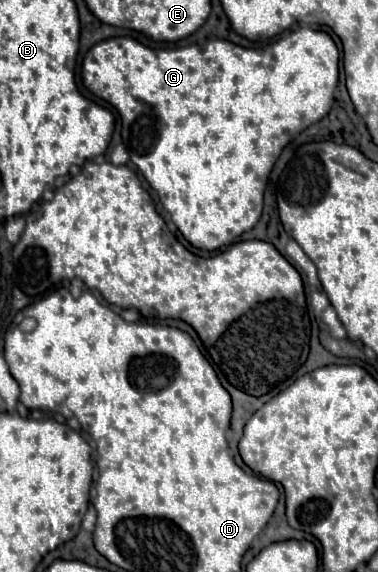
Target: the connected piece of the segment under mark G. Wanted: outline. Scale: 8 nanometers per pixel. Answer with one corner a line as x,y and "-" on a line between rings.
300,25
287,37
275,41
269,45
269,49
247,49
239,47
225,39
209,39
205,45
187,45
187,47
175,47
175,49
153,49
143,43
139,43
133,37
111,37
107,41
101,41
93,45
85,59
83,59
83,83
87,89
91,89
97,97
103,97
109,101
121,115
123,123
123,143
129,147
131,161
137,165
137,169
143,173
143,177
149,181
149,185
157,191
161,197
165,209
171,213
173,223
183,233
183,237
203,251
215,251
223,245
233,243
241,233
249,231
261,217
263,209
263,191
267,185
267,177
281,155
283,147
305,127
311,123
317,123
323,119
331,105
333,105
333,91
339,83
339,49
337,43
331,39
325,31
315,31
311,27

